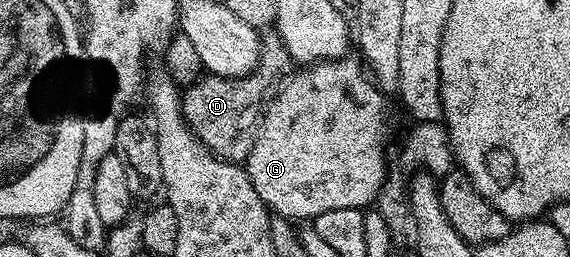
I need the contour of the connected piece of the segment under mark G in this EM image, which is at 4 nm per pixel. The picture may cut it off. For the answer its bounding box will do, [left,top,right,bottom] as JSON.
[246,56,390,219]

